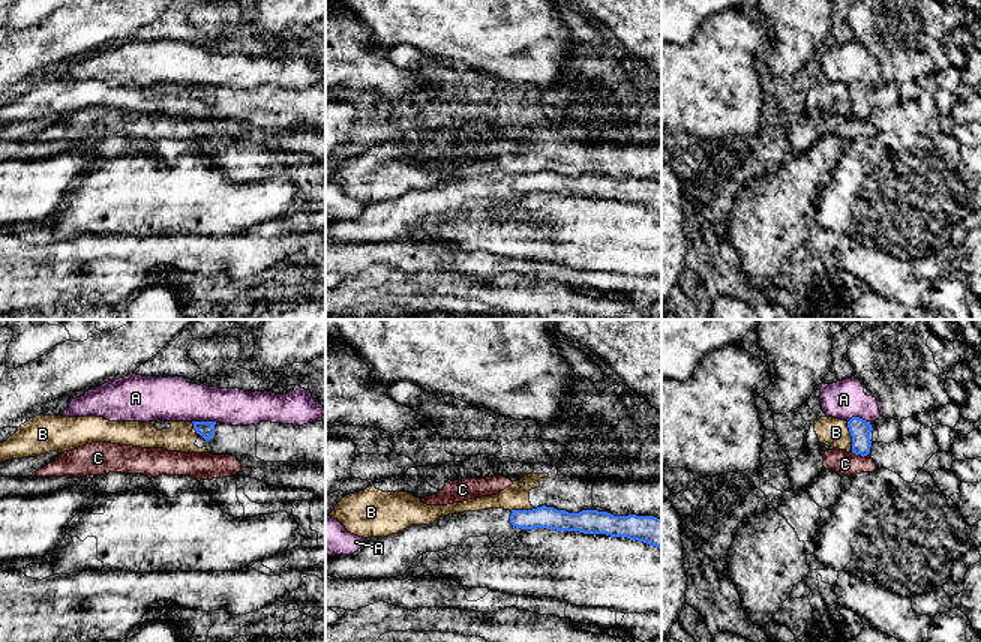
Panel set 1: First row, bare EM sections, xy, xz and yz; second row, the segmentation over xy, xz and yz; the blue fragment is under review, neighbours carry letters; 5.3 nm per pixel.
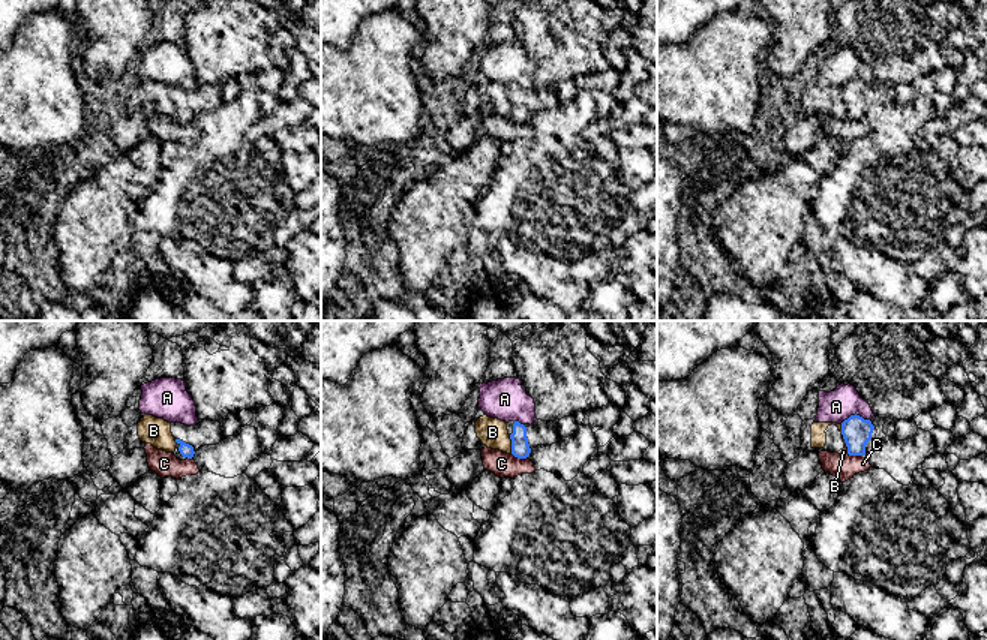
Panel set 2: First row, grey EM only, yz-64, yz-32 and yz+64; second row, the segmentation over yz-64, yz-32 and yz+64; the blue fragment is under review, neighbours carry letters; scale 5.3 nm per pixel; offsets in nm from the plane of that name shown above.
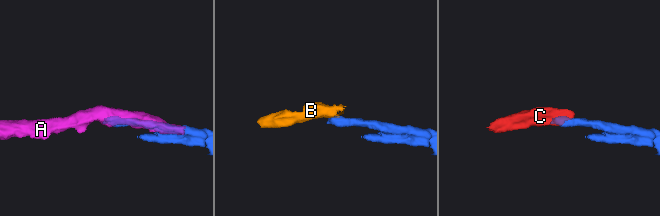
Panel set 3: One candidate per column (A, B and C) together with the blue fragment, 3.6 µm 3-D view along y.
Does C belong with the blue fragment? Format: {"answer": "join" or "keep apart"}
{"answer": "keep apart"}

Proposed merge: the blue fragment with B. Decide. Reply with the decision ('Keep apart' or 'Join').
Keep apart

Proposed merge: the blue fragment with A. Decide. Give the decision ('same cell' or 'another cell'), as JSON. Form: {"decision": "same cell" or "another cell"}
{"decision": "another cell"}

